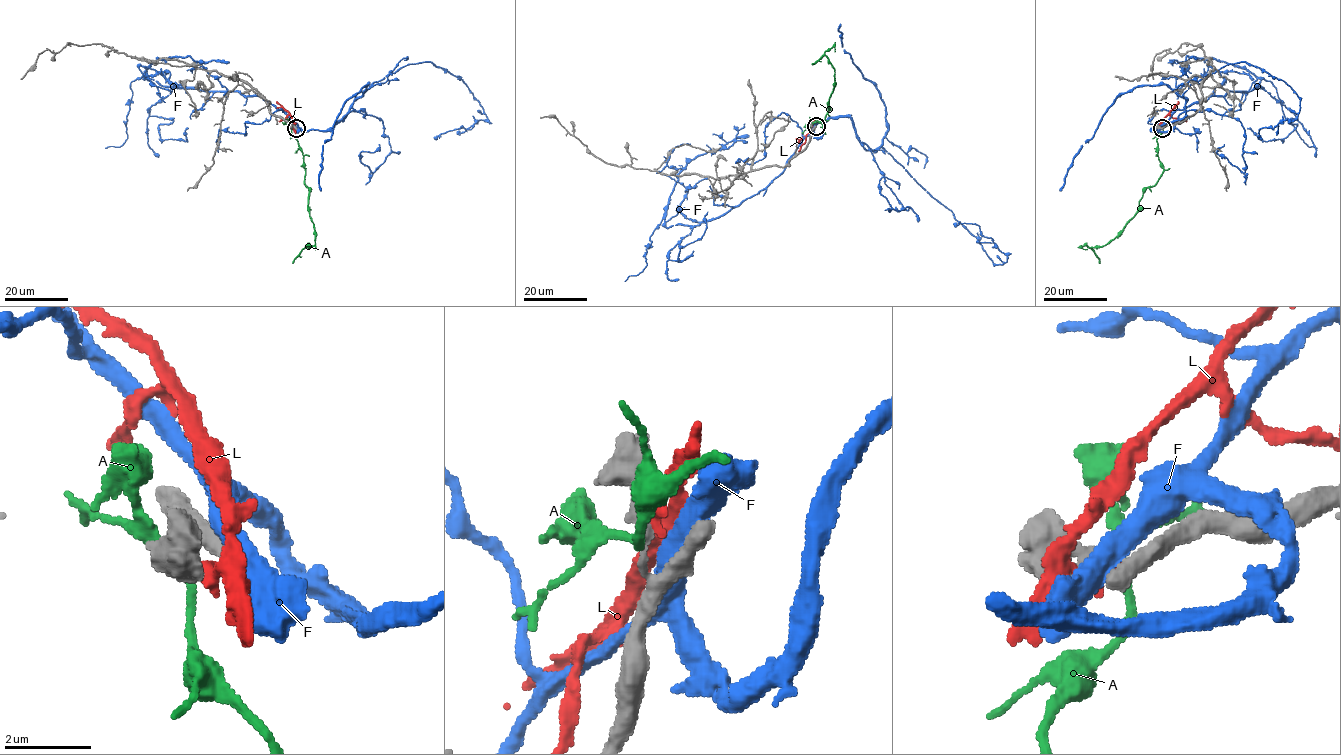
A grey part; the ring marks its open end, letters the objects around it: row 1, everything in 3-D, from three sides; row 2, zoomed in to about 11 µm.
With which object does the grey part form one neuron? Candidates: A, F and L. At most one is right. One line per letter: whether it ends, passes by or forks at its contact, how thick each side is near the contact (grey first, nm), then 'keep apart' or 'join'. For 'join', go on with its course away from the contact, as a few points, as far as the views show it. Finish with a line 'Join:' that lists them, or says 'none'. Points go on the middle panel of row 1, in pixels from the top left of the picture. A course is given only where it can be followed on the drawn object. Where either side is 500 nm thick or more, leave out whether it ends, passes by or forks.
A: it passes by; 280 nm thick on the grey side, 170 nm on the other; keep apart
F: 500 nm thick on the grey side, 480 nm on the other; keep apart
L: it ends there; 320 nm thick on the grey side, 280 nm on the other; keep apart
Join: none

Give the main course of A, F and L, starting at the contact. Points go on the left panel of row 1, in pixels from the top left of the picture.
A: (291, 128), (303, 157), (304, 183), (308, 188), (307, 211), (315, 239), (315, 245), (305, 247), (292, 263)
F: (295, 127), (329, 130), (374, 82), (407, 64), (431, 62), (461, 79), (487, 119), (434, 138)
L: (292, 127), (294, 120), (289, 114), (279, 122)

